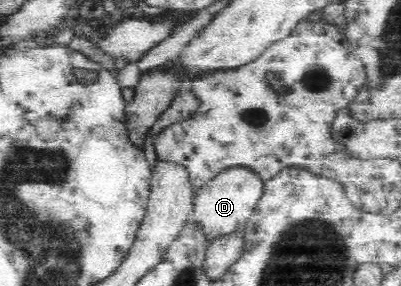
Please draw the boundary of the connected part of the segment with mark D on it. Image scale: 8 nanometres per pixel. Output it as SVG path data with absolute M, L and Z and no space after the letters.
M229 170L222 172L218 178L207 183L198 195L194 196L190 220L192 226L199 231L204 242L218 242L219 239L237 235L246 227L246 222L255 210L258 200L263 194L263 186L255 175L247 170Z

